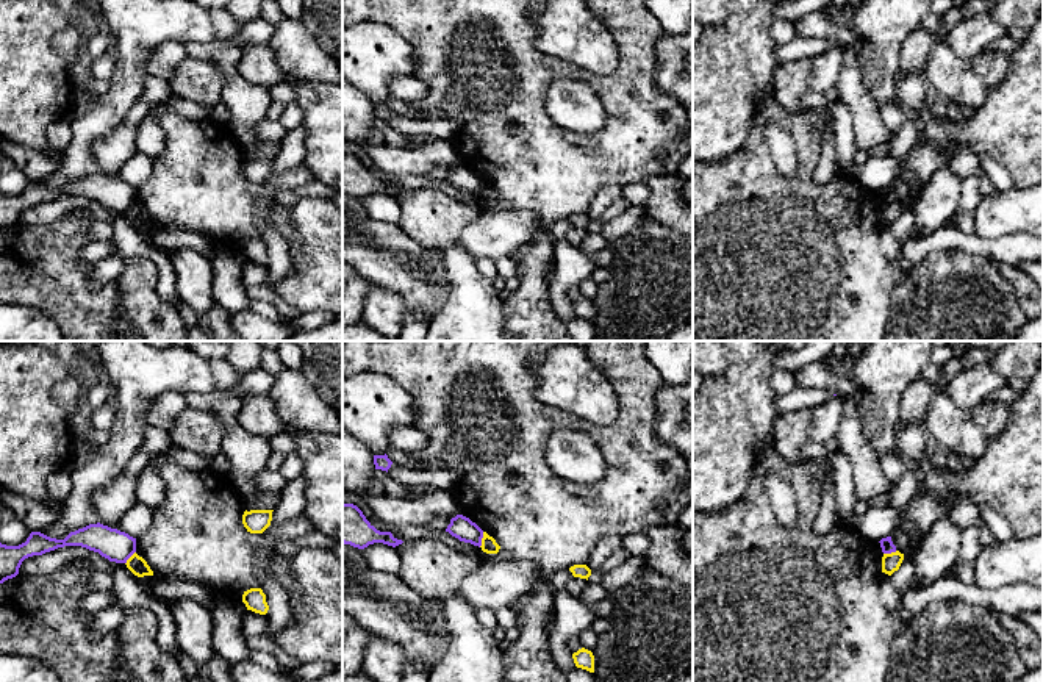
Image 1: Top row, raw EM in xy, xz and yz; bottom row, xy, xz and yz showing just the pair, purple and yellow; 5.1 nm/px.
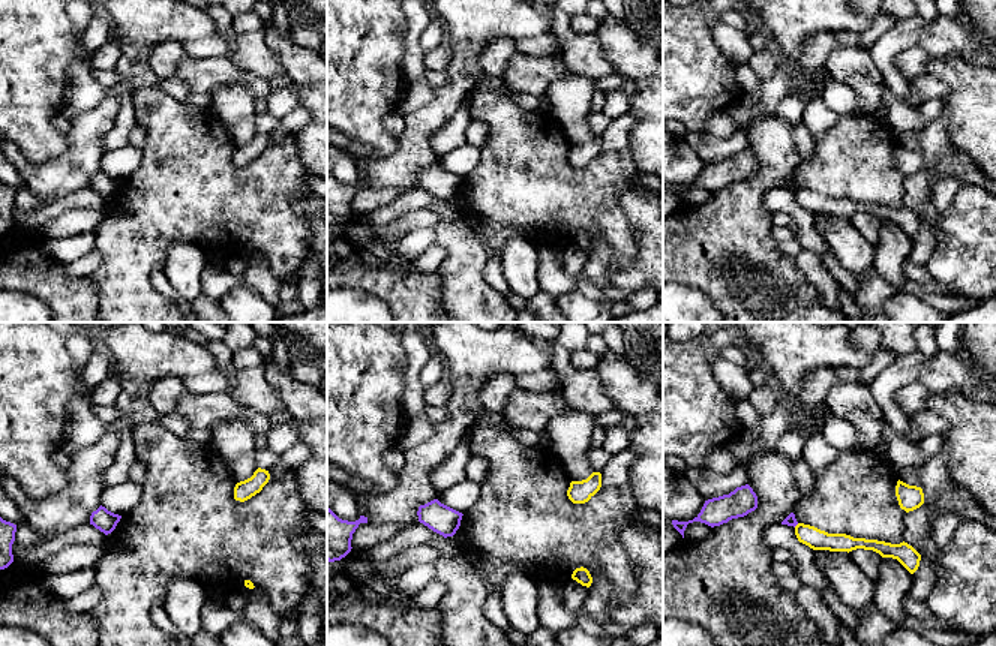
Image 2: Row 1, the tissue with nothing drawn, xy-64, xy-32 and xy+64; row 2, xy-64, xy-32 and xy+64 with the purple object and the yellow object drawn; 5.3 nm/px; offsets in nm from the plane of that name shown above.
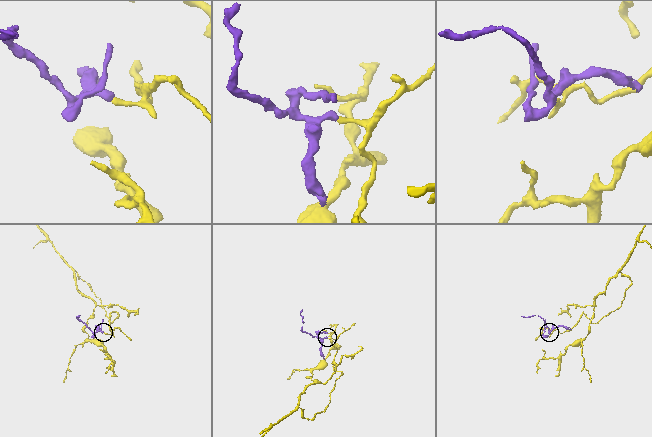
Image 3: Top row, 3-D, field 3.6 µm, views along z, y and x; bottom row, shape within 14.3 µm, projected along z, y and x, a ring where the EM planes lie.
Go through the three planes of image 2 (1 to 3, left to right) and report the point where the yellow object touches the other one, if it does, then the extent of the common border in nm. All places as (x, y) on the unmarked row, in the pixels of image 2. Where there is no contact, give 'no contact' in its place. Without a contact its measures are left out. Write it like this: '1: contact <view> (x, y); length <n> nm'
1: no contact
2: no contact
3: contact xy+64 (795, 189); length 40 nm

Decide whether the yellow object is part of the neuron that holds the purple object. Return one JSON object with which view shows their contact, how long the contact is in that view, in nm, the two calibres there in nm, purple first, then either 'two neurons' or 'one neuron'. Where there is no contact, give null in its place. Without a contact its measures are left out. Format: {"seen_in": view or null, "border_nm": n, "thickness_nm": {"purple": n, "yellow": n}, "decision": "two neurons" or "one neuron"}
{"seen_in": "xz", "border_nm": 80, "thickness_nm": {"purple": 120, "yellow": 80}, "decision": "two neurons"}

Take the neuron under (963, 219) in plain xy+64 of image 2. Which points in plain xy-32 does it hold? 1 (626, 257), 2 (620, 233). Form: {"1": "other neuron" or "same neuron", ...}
{"1": "other neuron", "2": "other neuron"}

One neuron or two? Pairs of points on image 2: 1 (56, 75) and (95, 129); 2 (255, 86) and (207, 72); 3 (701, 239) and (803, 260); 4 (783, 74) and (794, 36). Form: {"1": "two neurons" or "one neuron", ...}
{"1": "two neurons", "2": "one neuron", "3": "two neurons", "4": "one neuron"}

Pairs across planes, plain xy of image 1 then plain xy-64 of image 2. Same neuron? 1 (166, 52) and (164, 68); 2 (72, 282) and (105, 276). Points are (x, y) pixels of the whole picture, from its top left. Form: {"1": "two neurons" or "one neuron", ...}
{"1": "one neuron", "2": "two neurons"}

